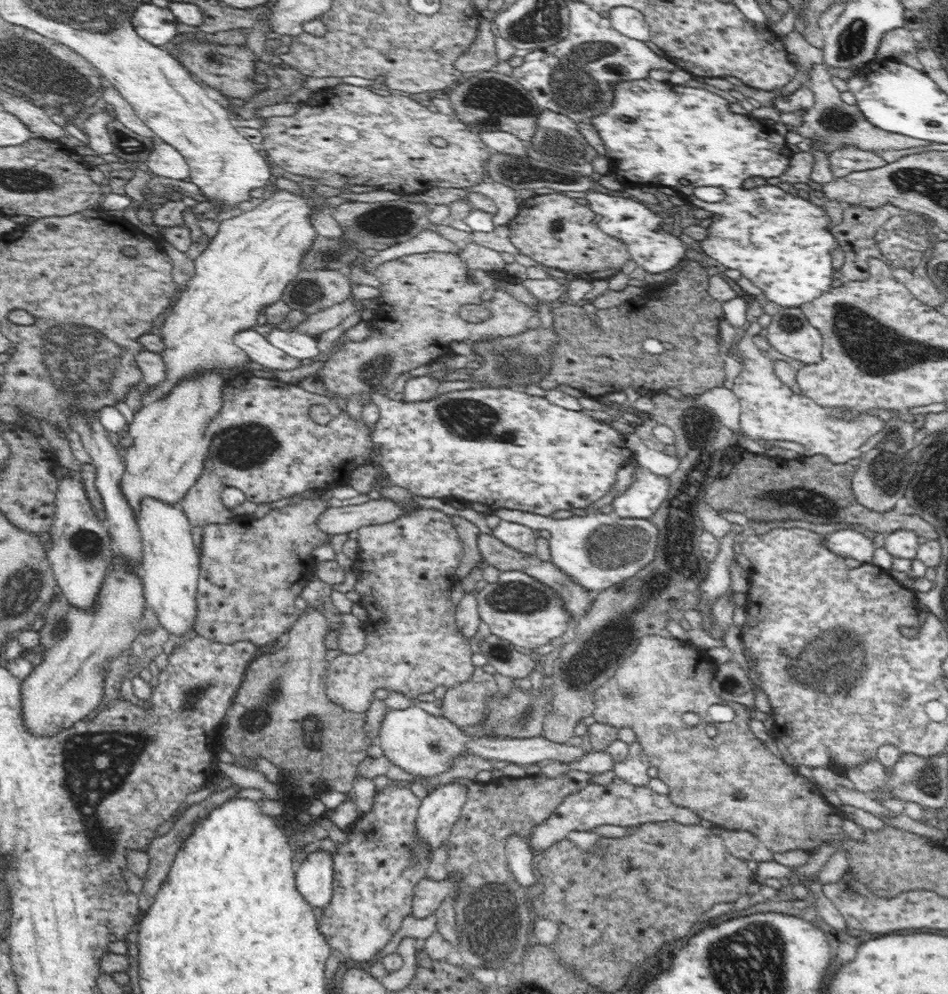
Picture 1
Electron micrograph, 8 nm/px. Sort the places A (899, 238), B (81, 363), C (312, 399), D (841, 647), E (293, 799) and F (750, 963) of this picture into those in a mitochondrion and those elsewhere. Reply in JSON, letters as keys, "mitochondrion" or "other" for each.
{"A":"mitochondrion","B":"mitochondrion","C":"other","D":"mitochondrion","E":"other","F":"mitochondrion"}

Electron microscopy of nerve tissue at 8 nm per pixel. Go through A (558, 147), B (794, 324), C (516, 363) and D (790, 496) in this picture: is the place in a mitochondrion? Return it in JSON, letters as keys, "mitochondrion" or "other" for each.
{"A":"mitochondrion","B":"mitochondrion","C":"mitochondrion","D":"mitochondrion"}

